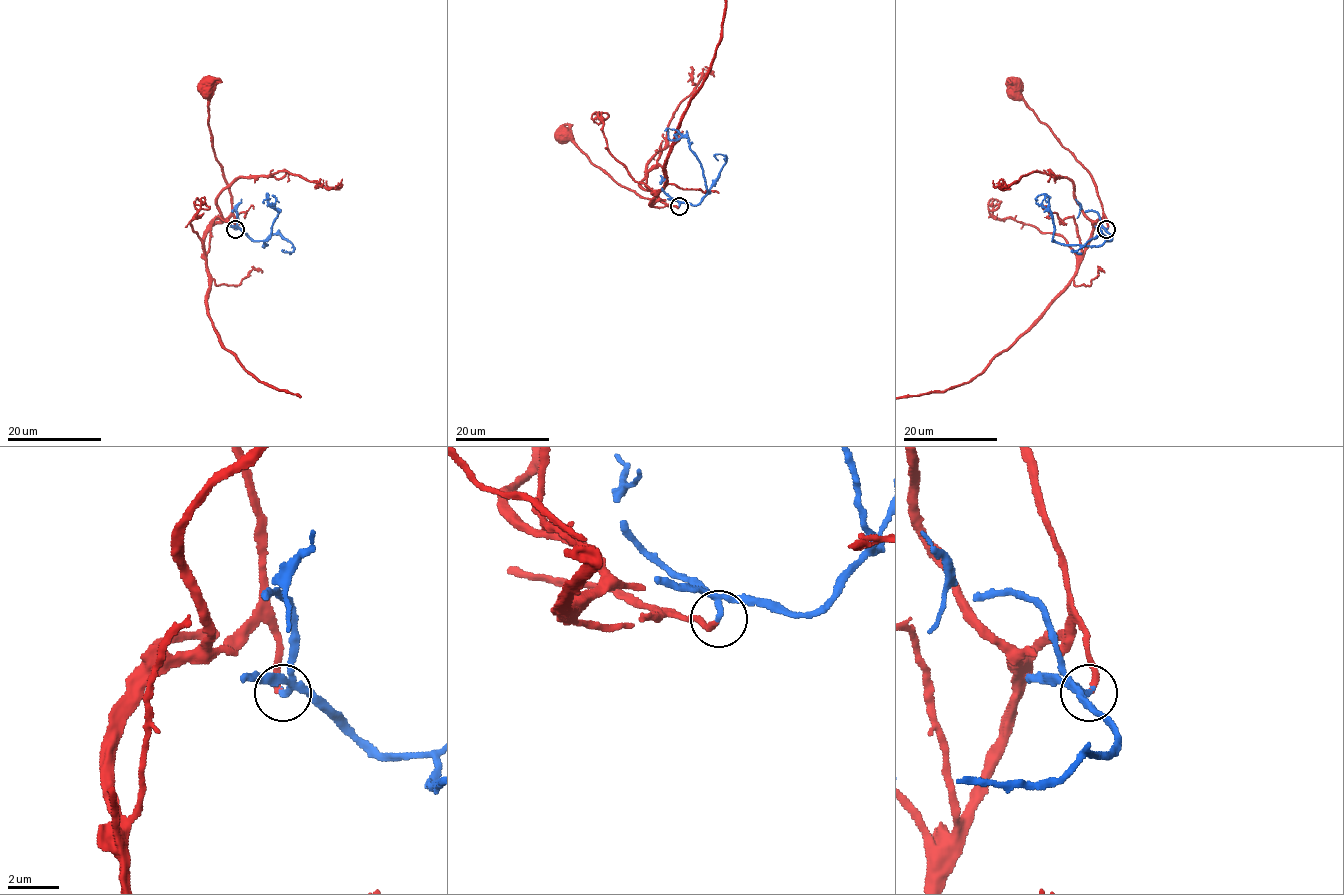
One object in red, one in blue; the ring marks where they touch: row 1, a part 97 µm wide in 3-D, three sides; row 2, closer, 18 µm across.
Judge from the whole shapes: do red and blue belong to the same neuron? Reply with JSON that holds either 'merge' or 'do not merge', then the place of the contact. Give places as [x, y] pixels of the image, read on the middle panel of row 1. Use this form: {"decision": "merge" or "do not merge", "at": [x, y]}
{"decision": "merge", "at": [679, 206]}

